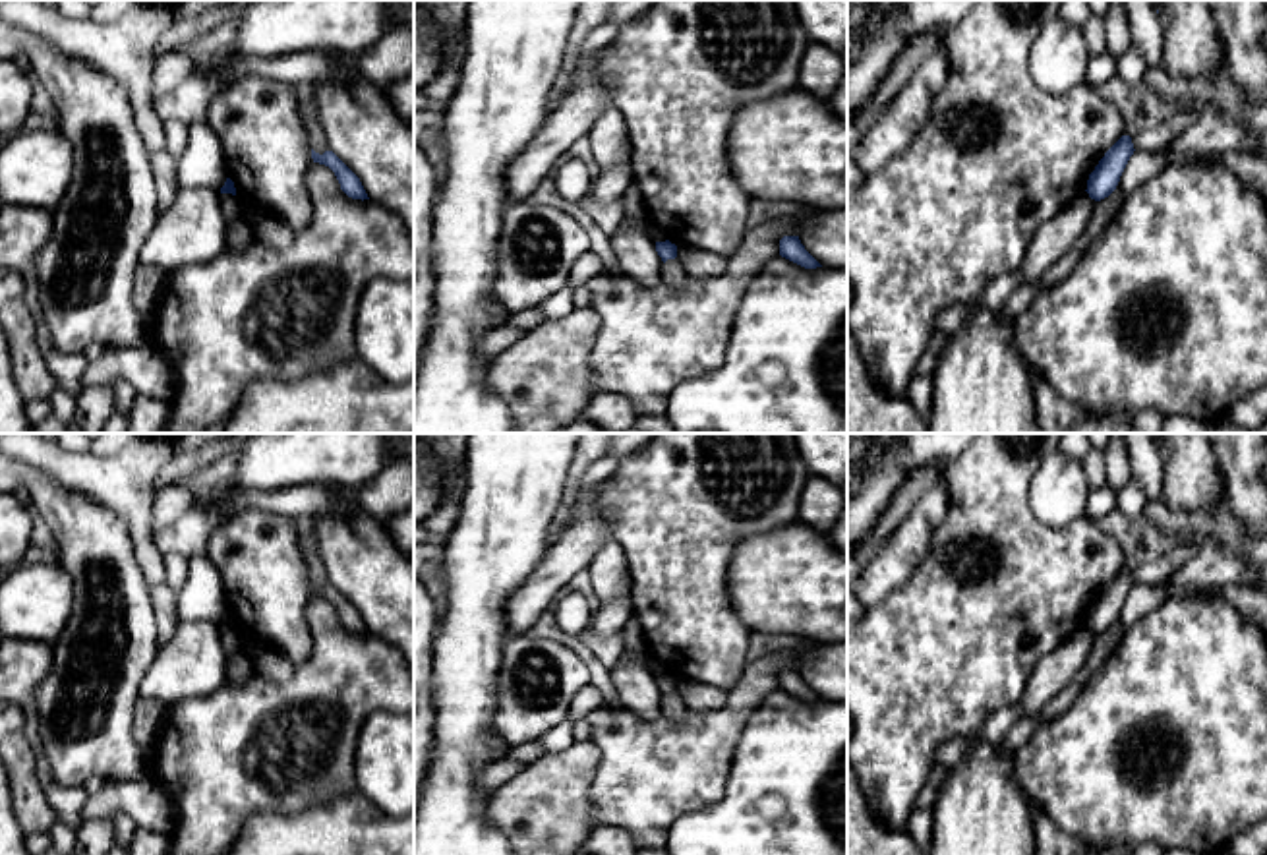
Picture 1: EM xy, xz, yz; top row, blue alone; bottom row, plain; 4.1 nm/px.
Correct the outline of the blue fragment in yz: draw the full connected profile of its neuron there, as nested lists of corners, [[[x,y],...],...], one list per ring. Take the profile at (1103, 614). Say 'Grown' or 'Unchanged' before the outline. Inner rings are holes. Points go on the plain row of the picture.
Unchanged. [[[1122,569],[1106,586],[1105,590],[1099,594],[1099,598],[1095,600],[1095,604],[1089,607],[1087,613],[1087,627],[1091,633],[1101,634],[1105,631],[1108,631],[1118,615],[1120,609],[1130,594],[1130,590],[1134,588],[1134,576],[1130,569]]]

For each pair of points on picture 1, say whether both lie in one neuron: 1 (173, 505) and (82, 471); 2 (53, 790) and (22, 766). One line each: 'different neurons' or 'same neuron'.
1: different neurons
2: different neurons

